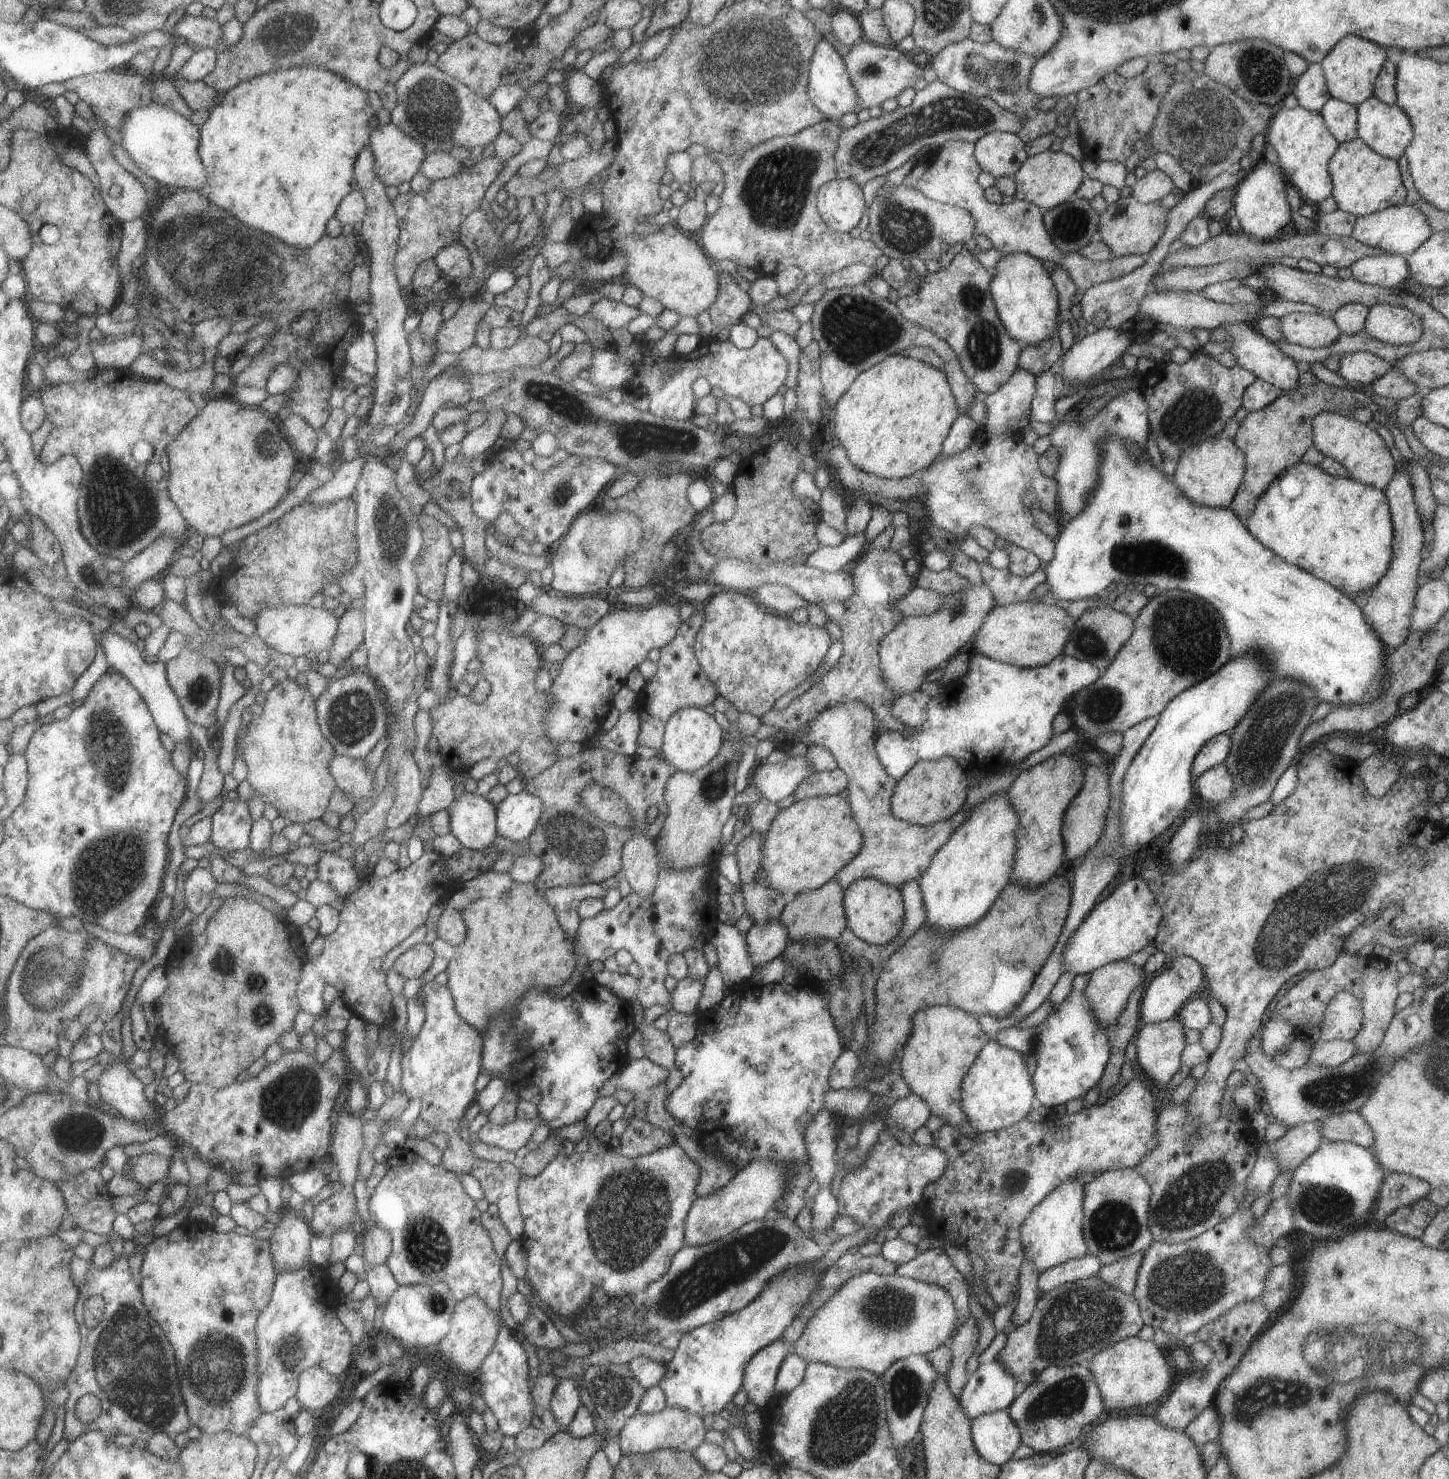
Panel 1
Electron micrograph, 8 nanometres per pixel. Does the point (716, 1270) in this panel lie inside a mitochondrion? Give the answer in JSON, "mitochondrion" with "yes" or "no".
{"mitochondrion":"yes"}

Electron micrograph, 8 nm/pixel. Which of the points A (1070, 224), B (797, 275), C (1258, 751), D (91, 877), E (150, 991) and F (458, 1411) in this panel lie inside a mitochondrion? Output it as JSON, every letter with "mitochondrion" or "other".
{"A":"mitochondrion","B":"other","C":"mitochondrion","D":"mitochondrion","E":"other","F":"other"}

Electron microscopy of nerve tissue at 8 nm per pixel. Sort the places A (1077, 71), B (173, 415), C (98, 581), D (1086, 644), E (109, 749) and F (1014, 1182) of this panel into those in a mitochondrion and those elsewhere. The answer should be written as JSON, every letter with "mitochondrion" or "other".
{"A":"other","B":"other","C":"mitochondrion","D":"mitochondrion","E":"mitochondrion","F":"mitochondrion"}

